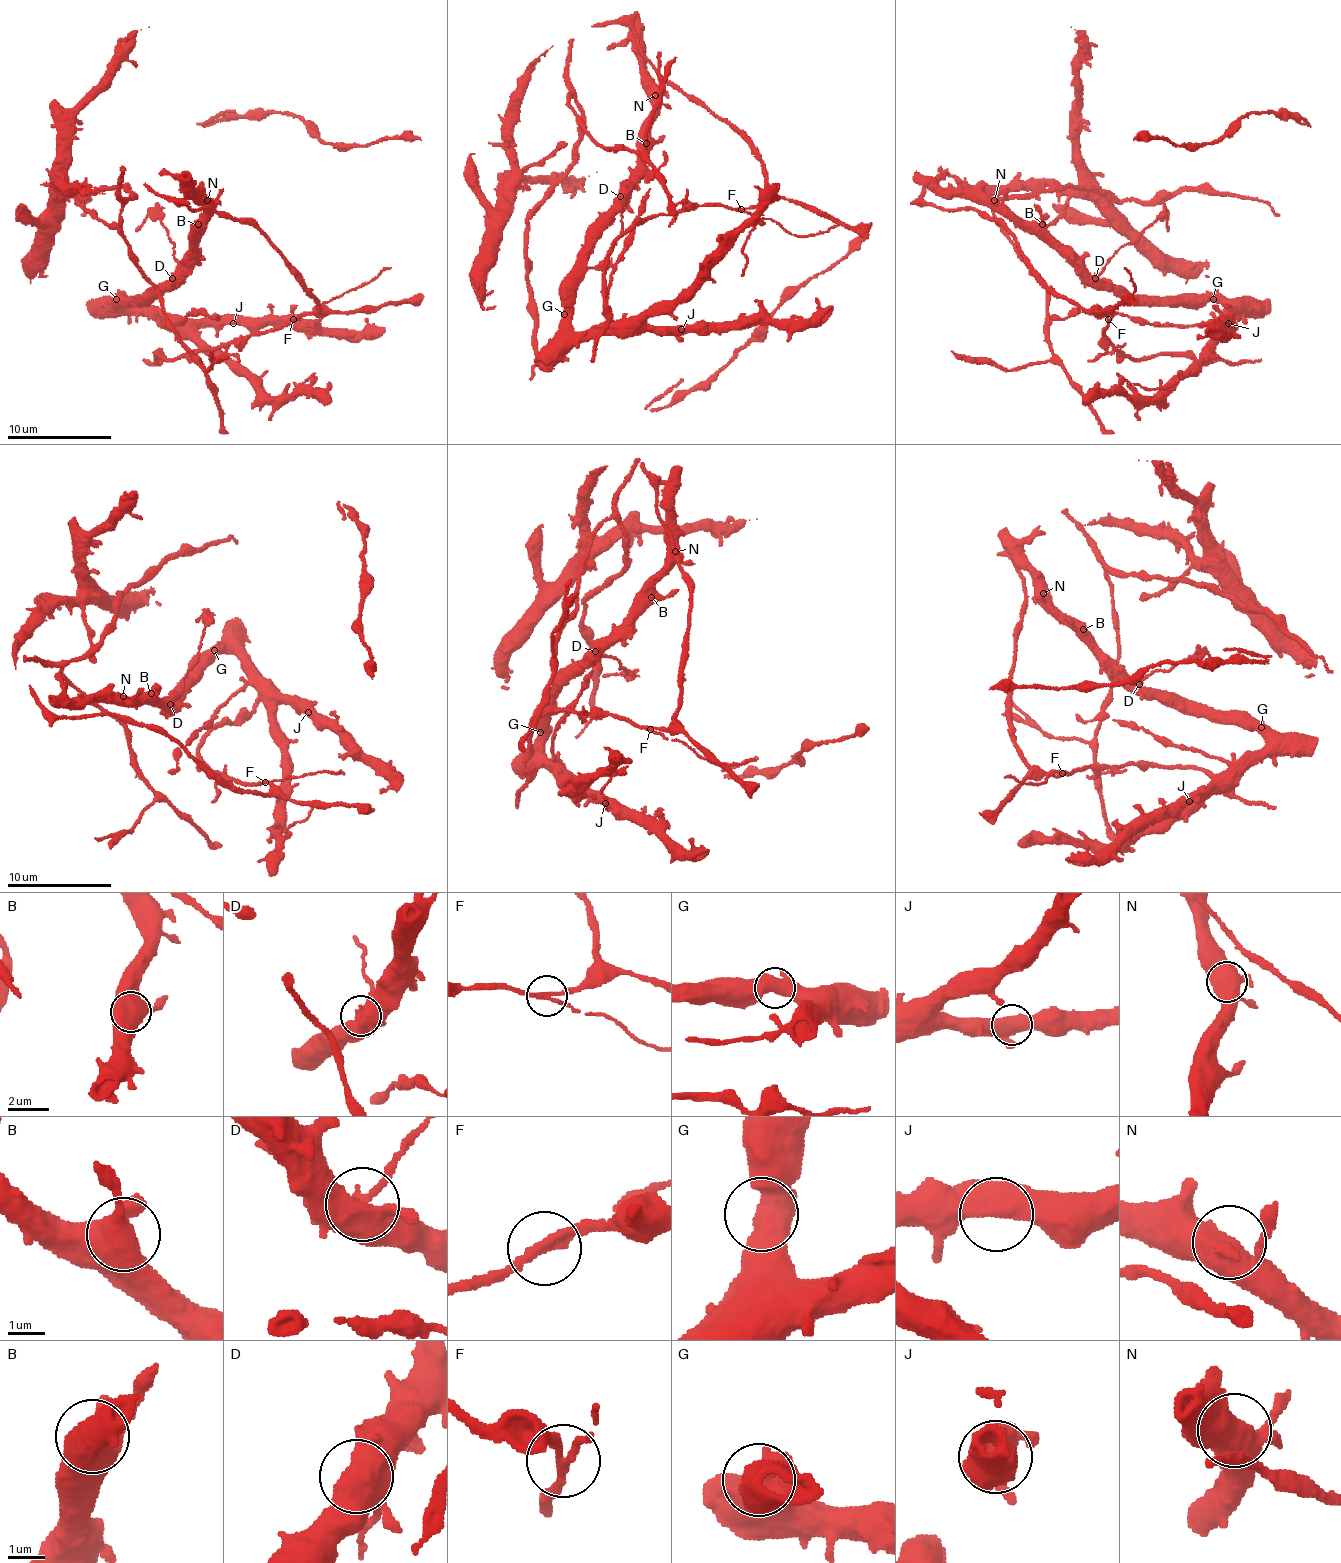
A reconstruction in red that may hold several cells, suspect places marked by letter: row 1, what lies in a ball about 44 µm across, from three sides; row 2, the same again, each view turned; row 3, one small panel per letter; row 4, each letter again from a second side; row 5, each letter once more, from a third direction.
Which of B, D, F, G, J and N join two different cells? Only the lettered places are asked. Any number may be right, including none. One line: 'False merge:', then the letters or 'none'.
False merge: D, F

